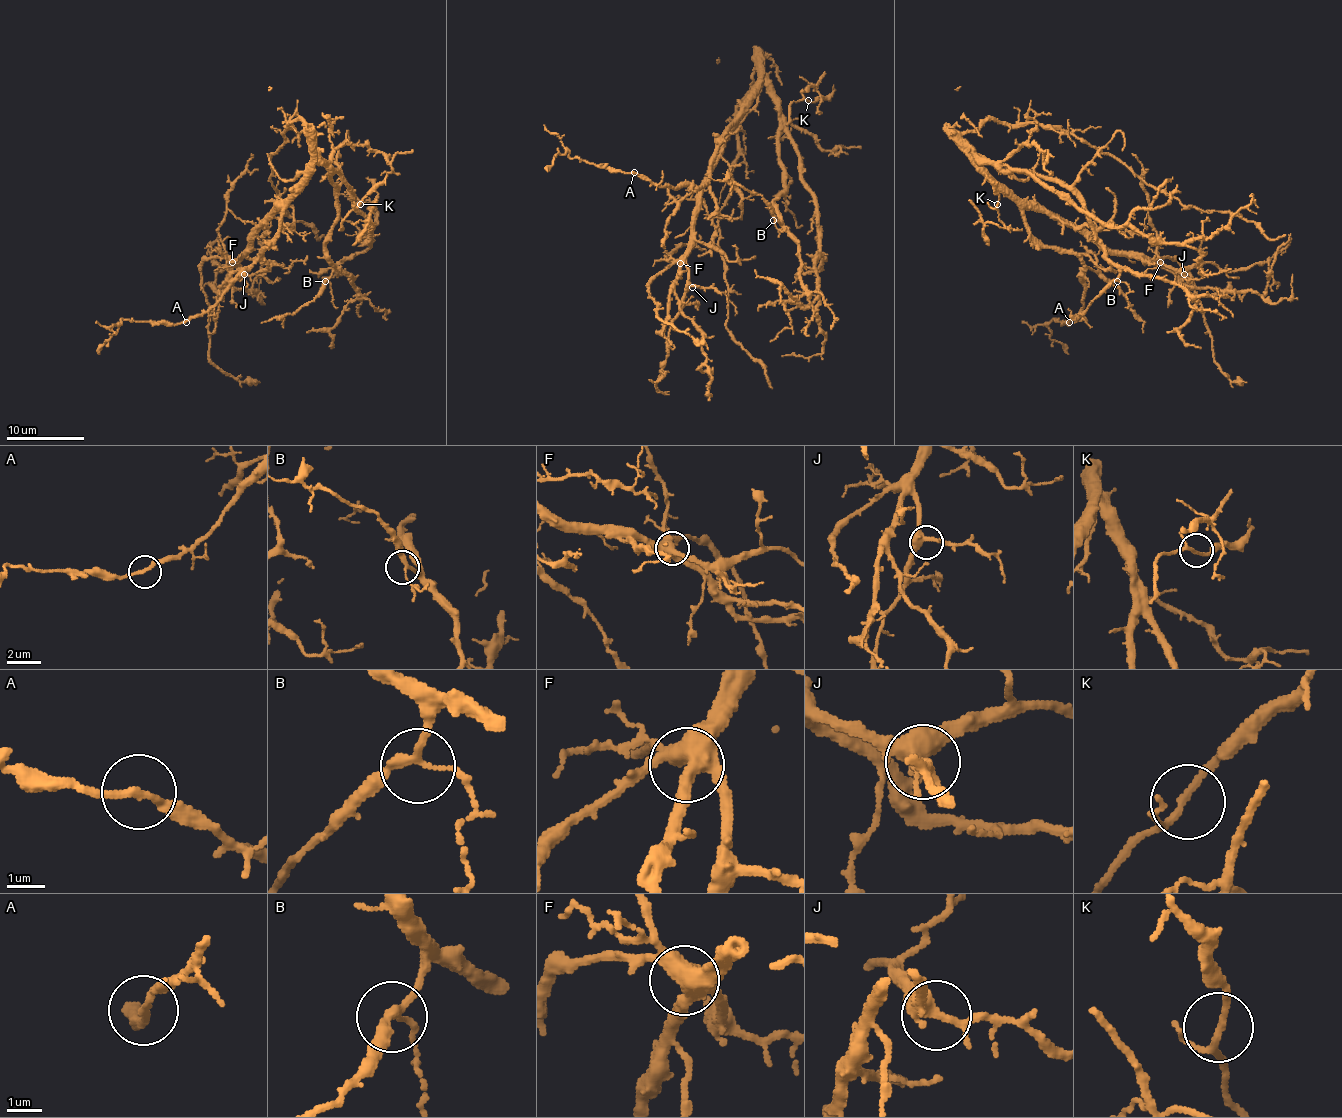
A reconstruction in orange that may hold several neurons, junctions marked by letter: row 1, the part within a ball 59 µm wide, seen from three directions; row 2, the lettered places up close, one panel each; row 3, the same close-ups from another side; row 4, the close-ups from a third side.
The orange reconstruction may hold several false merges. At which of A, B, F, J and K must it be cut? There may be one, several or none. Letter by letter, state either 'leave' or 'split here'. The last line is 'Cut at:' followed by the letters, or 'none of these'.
A: leave
B: leave
F: leave
J: leave
K: leave
Cut at: none of these

